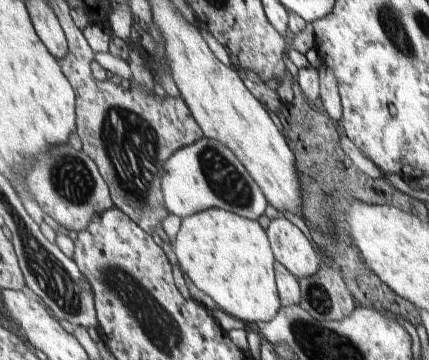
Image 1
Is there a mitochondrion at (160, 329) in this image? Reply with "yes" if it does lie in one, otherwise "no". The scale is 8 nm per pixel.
yes

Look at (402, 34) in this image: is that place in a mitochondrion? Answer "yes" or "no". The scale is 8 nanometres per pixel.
yes

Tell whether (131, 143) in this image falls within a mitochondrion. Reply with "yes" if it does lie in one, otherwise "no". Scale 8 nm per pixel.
yes

